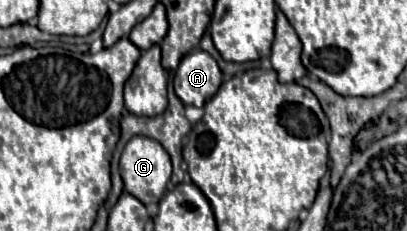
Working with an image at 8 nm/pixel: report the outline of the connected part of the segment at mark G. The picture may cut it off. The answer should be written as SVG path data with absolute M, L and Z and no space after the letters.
M133 137L121 155L121 177L125 189L143 205L157 203L165 193L165 179L171 179L167 151L149 137Z

